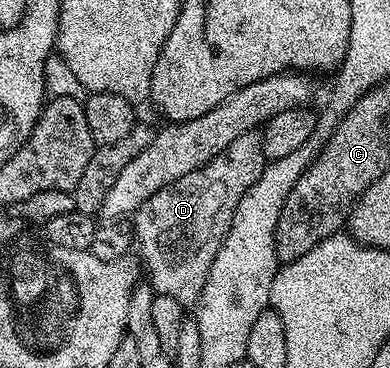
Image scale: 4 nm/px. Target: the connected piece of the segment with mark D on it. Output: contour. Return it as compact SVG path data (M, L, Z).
M257 132L245 133L240 135L240 139L232 139L232 143L228 143L228 147L224 147L224 151L220 151L211 161L204 163L196 171L188 171L188 175L156 191L132 214L132 237L137 248L138 245L142 248L142 261L150 272L148 284L153 287L155 294L170 295L183 307L193 306L197 302L212 259L222 246L240 199L262 174L262 140Z

